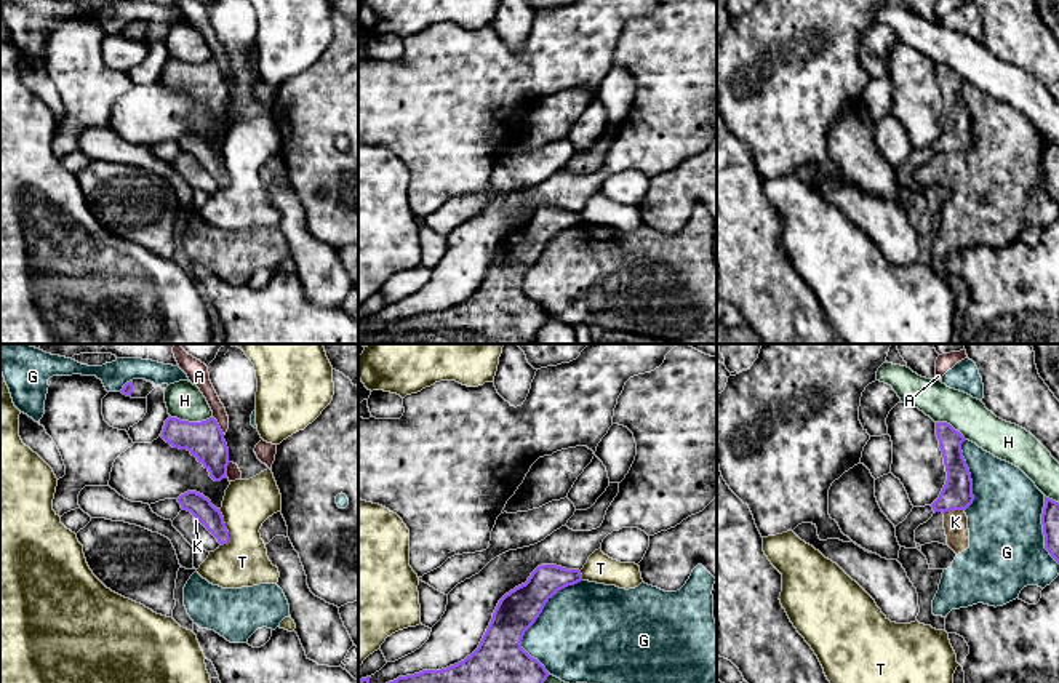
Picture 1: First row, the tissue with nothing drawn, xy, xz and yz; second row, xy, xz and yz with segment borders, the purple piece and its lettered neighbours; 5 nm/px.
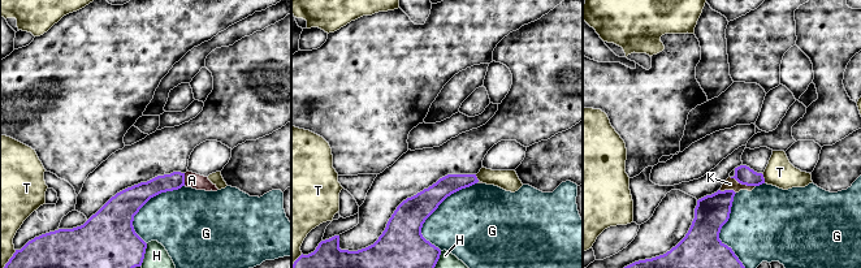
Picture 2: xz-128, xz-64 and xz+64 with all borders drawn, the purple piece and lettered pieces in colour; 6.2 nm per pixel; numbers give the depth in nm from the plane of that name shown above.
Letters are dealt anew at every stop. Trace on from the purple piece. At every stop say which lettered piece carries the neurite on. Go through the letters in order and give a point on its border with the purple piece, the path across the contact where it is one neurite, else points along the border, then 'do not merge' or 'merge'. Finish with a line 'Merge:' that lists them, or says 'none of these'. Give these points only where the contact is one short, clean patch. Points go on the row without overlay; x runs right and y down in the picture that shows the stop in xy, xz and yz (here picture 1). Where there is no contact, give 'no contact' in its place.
A: meets purple in xy at (218, 67); do not merge
G: meets purple in xz at (535, 263); do not merge
H: meets purple in xy at (191, 64); do not merge
K: meets purple in yz at (954, 151); border along yz (963, 151), (951, 151), (944, 155); do not merge
T: meets purple in xy at (226, 170); do not merge
Merge: none of these

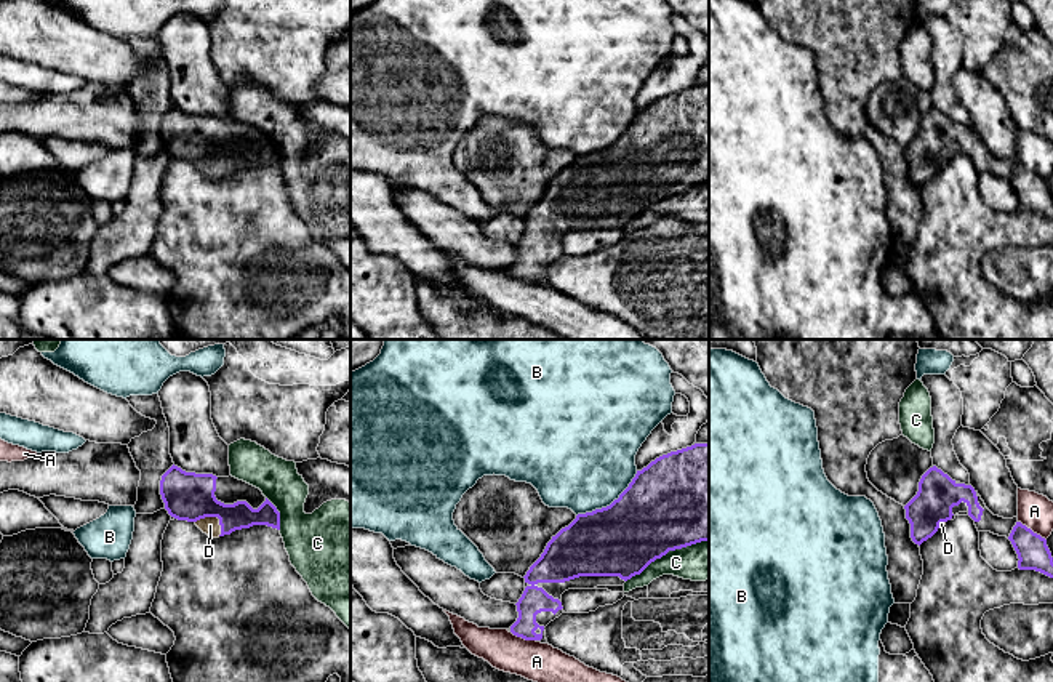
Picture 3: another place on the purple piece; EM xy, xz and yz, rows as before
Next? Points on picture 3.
A: meets purple in yz at (1031, 172); do not merge
B: meets purple in xz at (612, 144); do not merge
C: meets purple in xz at (666, 194); do not merge
D: meets purple in xy at (215, 157); runs through xy (189, 138), (215, 157), (210, 167); merge
Merge: D

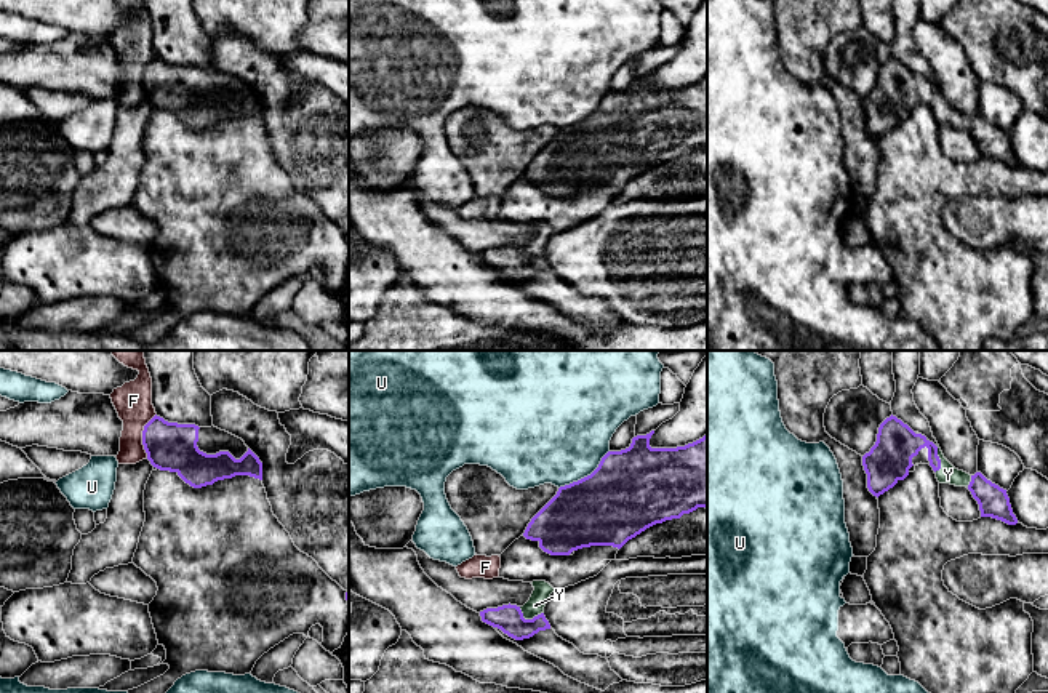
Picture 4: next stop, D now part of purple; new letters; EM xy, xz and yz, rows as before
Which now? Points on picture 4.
F: meets purple in xy at (143, 77); do not merge
U: meets purple in xz at (588, 117); do not merge
Y: meets purple in xz at (528, 261); runs through xz (509, 260), (528, 261), (535, 247); merge
Merge: Y

